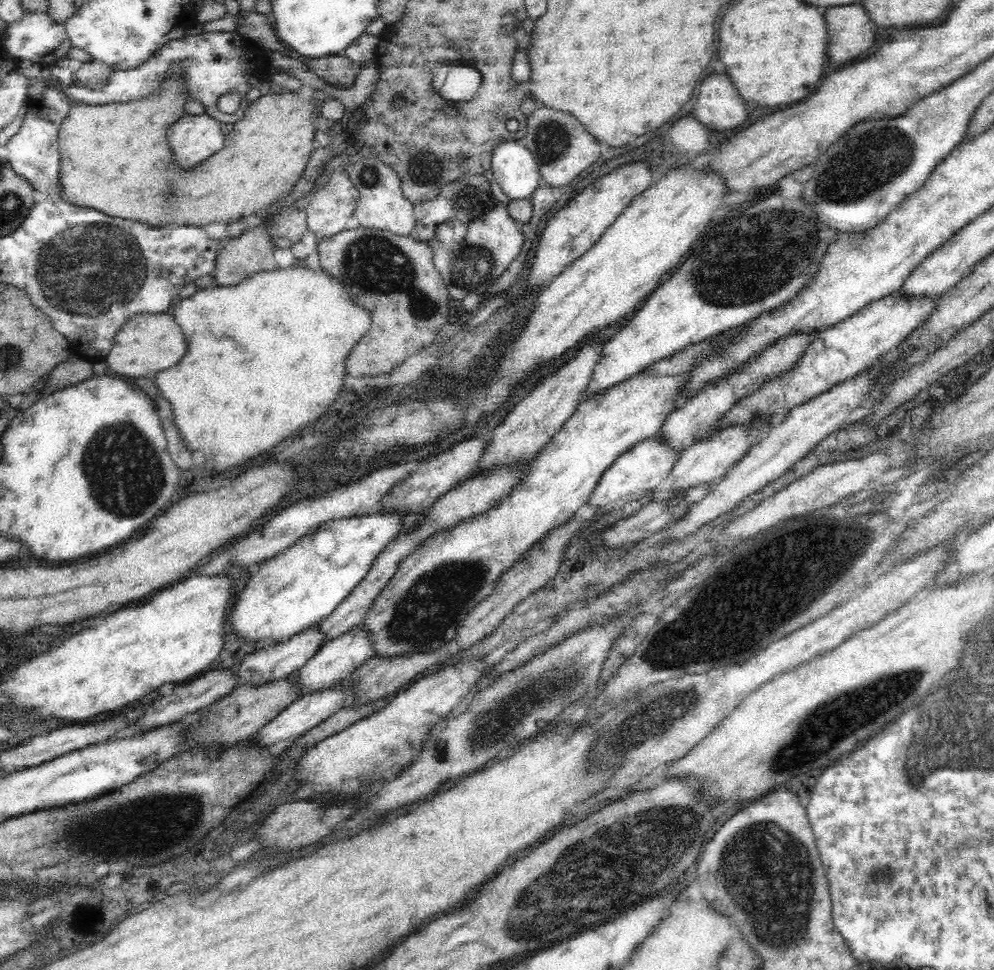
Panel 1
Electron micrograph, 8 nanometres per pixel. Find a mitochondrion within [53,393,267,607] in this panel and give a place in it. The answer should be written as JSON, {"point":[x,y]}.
{"point":[123,452]}

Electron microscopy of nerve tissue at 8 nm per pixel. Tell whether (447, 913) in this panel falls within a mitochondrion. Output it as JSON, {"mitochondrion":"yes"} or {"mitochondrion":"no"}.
{"mitochondrion":"no"}

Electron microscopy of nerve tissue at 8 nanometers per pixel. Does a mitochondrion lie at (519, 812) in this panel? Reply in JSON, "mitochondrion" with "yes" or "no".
{"mitochondrion":"no"}

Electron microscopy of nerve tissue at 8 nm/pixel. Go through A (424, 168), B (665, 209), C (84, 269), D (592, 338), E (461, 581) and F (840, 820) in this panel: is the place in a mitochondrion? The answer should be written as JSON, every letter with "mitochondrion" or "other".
{"A":"mitochondrion","B":"other","C":"mitochondrion","D":"other","E":"mitochondrion","F":"other"}

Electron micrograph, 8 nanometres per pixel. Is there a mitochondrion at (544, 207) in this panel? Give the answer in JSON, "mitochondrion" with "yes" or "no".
{"mitochondrion":"no"}

